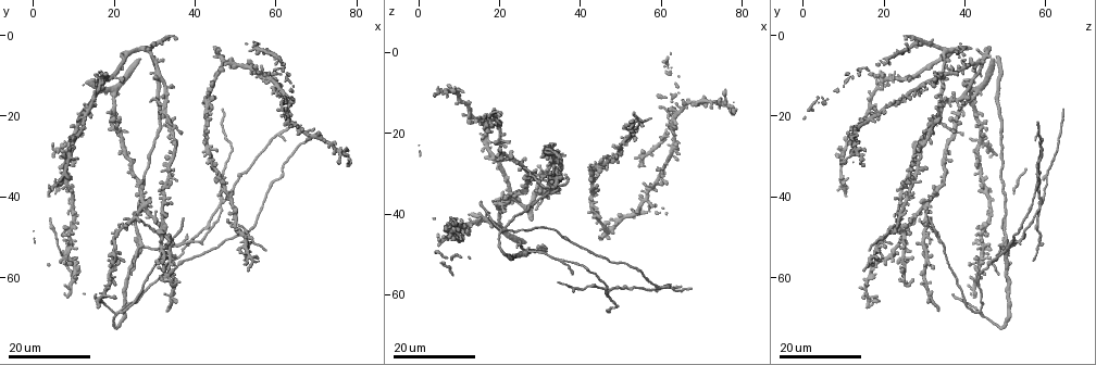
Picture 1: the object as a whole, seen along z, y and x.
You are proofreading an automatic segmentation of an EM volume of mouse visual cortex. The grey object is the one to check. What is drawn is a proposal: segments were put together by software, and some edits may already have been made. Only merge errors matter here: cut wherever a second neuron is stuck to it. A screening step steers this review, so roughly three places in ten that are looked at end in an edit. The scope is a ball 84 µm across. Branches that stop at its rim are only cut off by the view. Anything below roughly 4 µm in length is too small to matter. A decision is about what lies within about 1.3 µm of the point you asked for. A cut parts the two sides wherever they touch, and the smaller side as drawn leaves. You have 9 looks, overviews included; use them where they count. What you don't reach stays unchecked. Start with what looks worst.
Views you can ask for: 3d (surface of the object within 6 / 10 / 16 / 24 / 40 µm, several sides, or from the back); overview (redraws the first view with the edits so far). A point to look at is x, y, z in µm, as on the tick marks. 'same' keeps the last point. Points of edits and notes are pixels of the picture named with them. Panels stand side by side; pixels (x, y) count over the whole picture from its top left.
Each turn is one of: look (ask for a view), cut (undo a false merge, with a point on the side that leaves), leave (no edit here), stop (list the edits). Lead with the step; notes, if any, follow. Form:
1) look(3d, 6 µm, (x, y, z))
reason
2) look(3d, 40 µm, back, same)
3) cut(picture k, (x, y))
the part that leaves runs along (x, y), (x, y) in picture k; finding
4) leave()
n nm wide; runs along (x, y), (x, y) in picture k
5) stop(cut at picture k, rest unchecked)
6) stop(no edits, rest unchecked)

look(3d, 16 µm, (46.5, 42.5, 58.5))
three arms meet

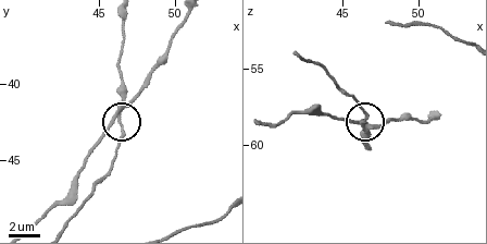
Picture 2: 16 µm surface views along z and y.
look(3d, 10 µm, (46.0, 42.2, 58.6))
closer look

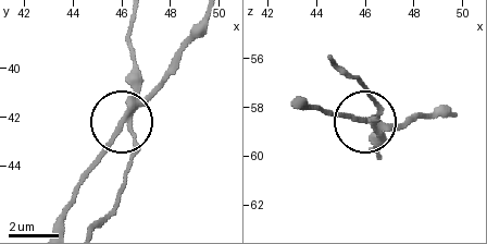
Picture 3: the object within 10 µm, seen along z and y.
cut(picture 3, (112, 143))
3 arms; the part that leaves runs along (135, 108), (158, 85), (195, 23) in picture 3; two neurons meet here

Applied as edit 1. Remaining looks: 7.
look(3d, 16 µm, (35.5, 52.0, 51.5))
small branch off a trunk

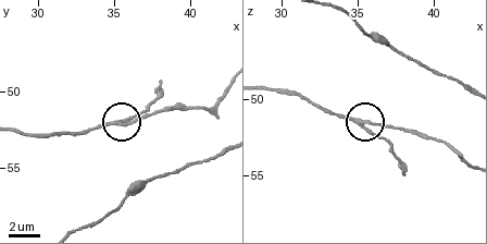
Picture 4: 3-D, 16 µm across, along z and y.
look(3d, 10 µm, (35.8, 52.0, 51.8))

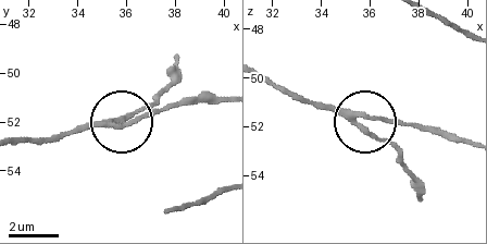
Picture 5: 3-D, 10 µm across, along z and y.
leave()
3 arms; runs along (263, 74), (307, 99), (350, 112), (394, 147), (410, 170) in picture 5; continuous, no second neuron

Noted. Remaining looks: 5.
look(3d, 16 µm, (22.0, 68.0, 44.0))
three arms meet

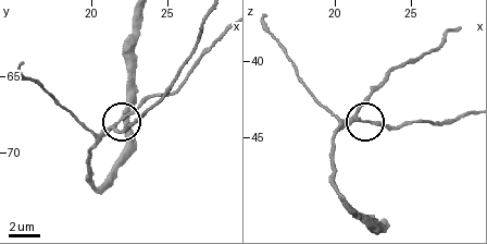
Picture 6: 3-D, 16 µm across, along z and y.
look(3d, 10 µm, (21.6, 68.2, 43.6))

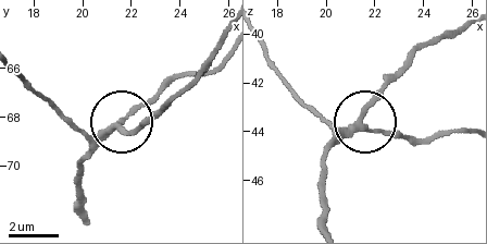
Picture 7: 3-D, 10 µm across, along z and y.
leave()
3 arms; runs along (224, 44), (153, 119), (124, 127), (170, 77) in picture 7; all the same neuron

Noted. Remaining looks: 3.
look(3d, 16 µm, (54.5, 55.5, 16.5))

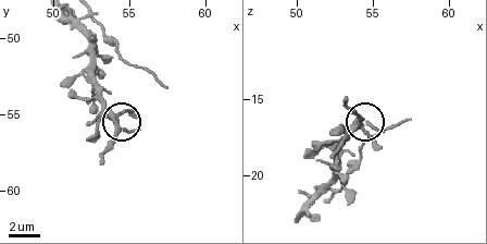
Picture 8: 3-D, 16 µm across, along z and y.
look(3d, 6 µm, (54.2, 55.6, 16.4))
closer look

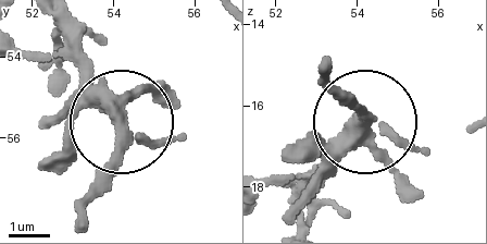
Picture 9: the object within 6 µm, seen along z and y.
leave()
runs along (60, 26), (119, 130), (112, 171), (77, 223) in picture 9; continuous, no second neuron

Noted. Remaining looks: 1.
stop(cut at picture 3, rest unchecked)

